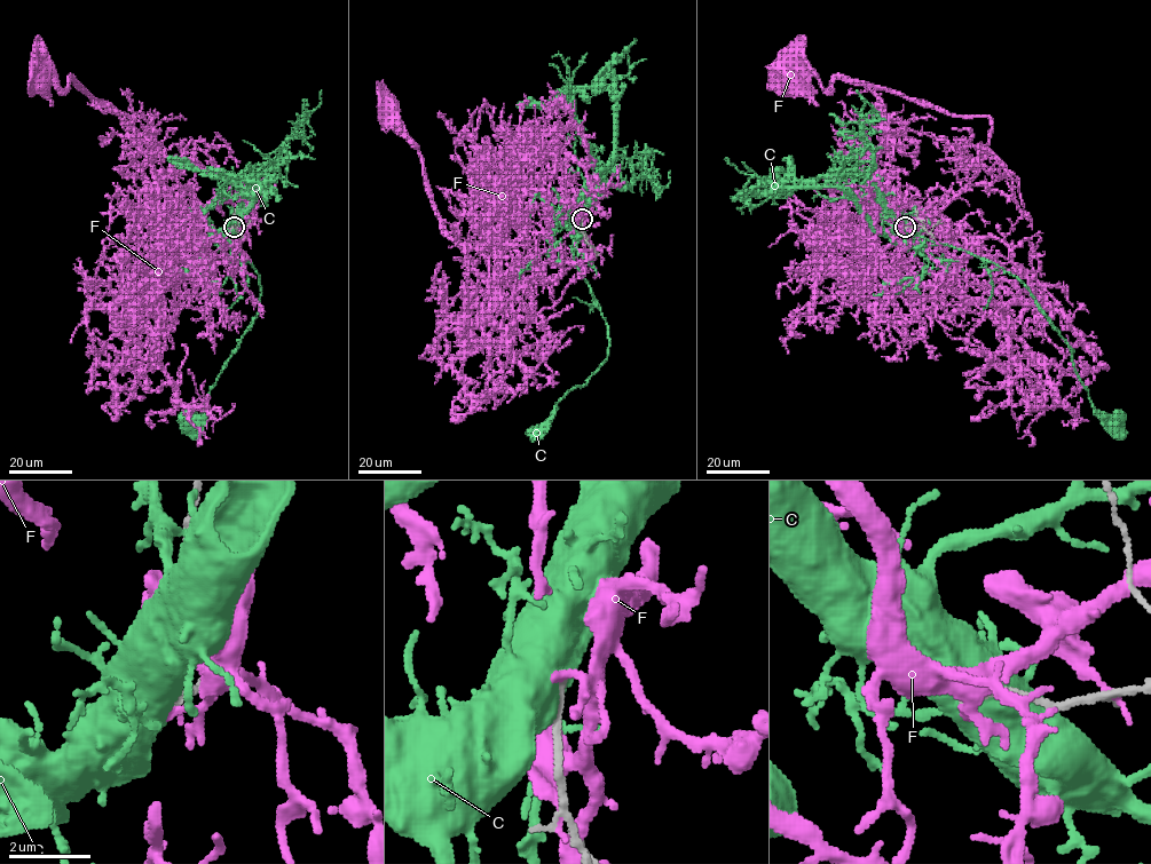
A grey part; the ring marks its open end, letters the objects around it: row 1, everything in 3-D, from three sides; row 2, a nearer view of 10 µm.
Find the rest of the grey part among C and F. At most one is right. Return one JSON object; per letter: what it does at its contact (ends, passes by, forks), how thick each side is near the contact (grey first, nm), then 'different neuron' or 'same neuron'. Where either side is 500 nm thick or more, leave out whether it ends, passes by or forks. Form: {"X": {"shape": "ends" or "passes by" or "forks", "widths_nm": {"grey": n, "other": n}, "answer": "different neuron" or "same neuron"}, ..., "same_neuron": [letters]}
{"C": {"widths_nm": {"grey": 240, "other": 800}, "answer": "different neuron"}, "F": {"shape": "passes by", "widths_nm": {"grey": 180, "other": 240}, "answer": "different neuron"}, "same_neuron": []}

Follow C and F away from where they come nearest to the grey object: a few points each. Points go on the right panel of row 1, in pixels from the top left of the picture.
C: (906, 227), (919, 235), (994, 262), (1016, 276), (1069, 347), (1074, 370), (1093, 406), (1116, 417)
F: (905, 228), (878, 200), (876, 245), (906, 242), (977, 171), (991, 119), (791, 78)

